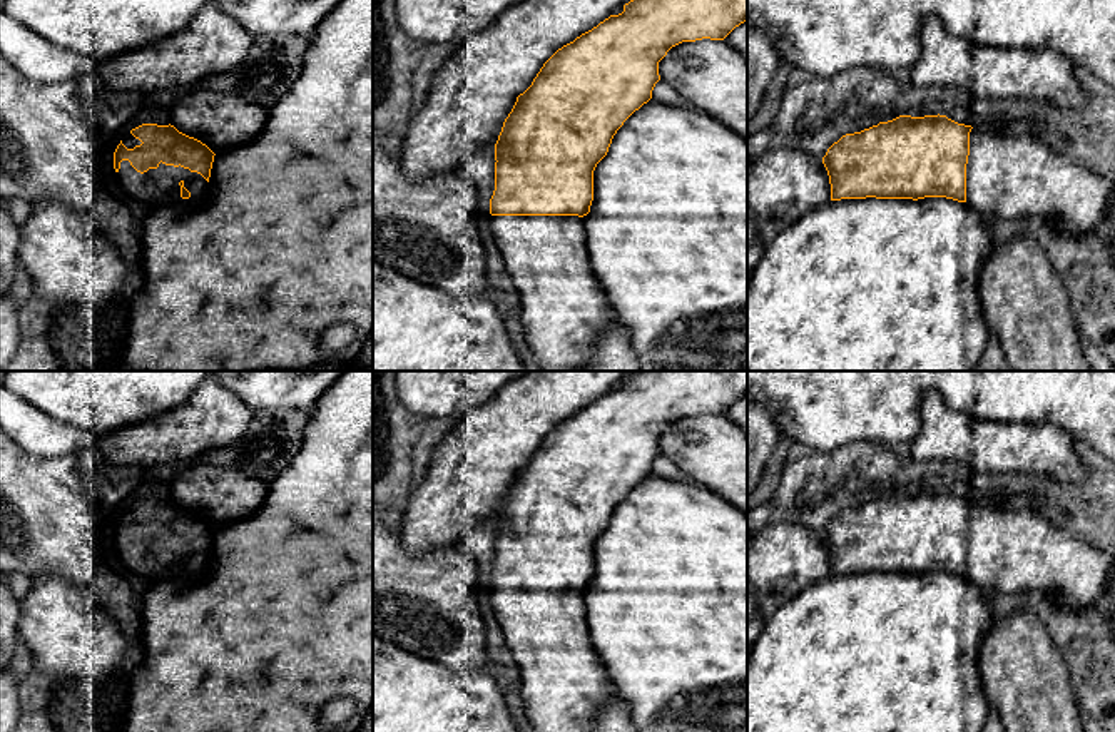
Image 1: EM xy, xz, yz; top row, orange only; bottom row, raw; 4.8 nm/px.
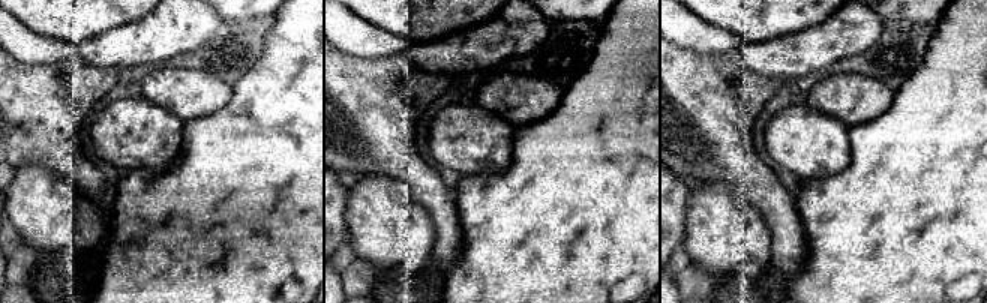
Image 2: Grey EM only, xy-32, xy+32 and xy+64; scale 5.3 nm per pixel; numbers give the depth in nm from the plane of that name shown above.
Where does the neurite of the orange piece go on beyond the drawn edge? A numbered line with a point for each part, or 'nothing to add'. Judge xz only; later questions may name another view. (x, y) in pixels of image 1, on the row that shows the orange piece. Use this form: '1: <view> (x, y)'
1: xz (564, 310)

